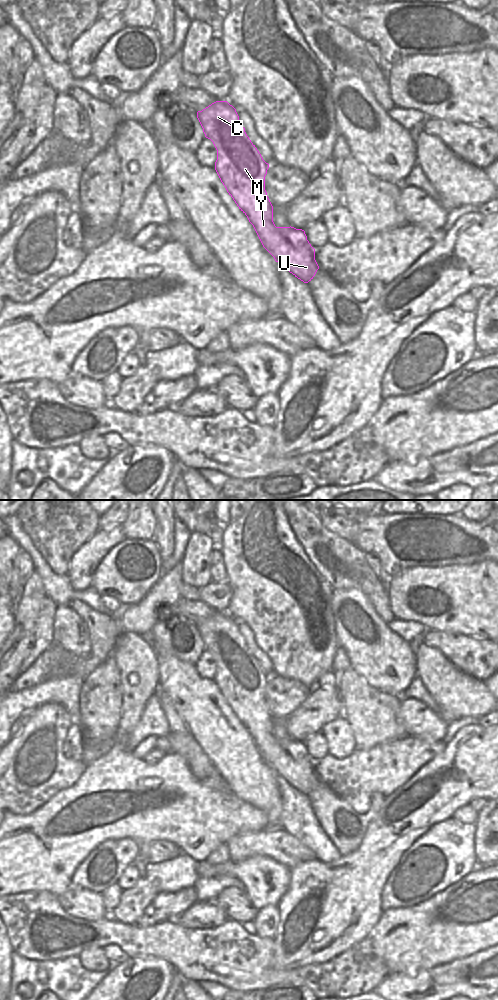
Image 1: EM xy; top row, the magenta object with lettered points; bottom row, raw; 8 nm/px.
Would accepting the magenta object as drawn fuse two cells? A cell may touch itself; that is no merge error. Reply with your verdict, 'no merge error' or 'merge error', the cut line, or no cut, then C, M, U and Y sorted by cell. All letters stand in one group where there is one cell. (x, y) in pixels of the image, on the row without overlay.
no merge error; no cut; C M U Y

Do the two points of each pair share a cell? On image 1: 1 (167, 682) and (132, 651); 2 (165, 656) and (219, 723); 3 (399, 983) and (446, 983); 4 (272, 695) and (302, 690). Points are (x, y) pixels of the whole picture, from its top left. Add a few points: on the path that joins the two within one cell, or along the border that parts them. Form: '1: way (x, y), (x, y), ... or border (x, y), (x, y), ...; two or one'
1: border (155, 652), (158, 664), (158, 683); two
2: way (174, 673), (187, 691), (202, 706); one
3: way (411, 983), (423, 983), (431, 975), (434, 977); one
4: way (279, 695), (295, 692); one

